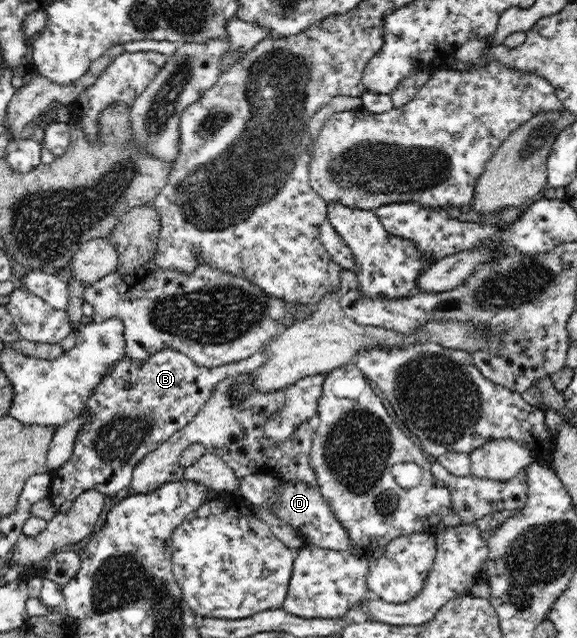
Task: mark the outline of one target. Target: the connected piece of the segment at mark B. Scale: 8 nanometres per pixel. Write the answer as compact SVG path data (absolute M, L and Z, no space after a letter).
M173 349L156 353L142 365L132 364L132 358L126 357L103 378L86 402L85 411L94 412L94 416L79 430L71 458L50 472L48 498L52 500L57 517L66 513L75 498L86 490L93 489L105 495L125 491L132 481L134 466L191 422L206 406L219 383L239 374L252 373L264 358L263 352L256 352L239 362L207 368L197 366L191 358Z

